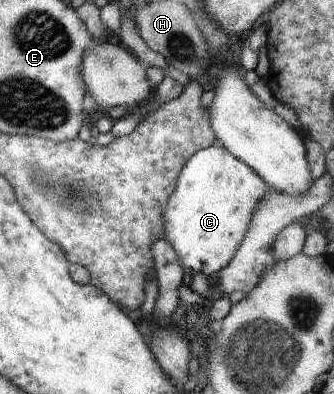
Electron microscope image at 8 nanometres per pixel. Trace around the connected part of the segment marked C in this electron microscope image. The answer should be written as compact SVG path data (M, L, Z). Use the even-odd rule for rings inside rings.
M220 143L193 153L178 176L163 217L165 239L181 261L183 271L193 271L193 275L196 272L205 273L211 277L226 267L246 235L259 200L269 193L269 189L267 183L249 165Z

